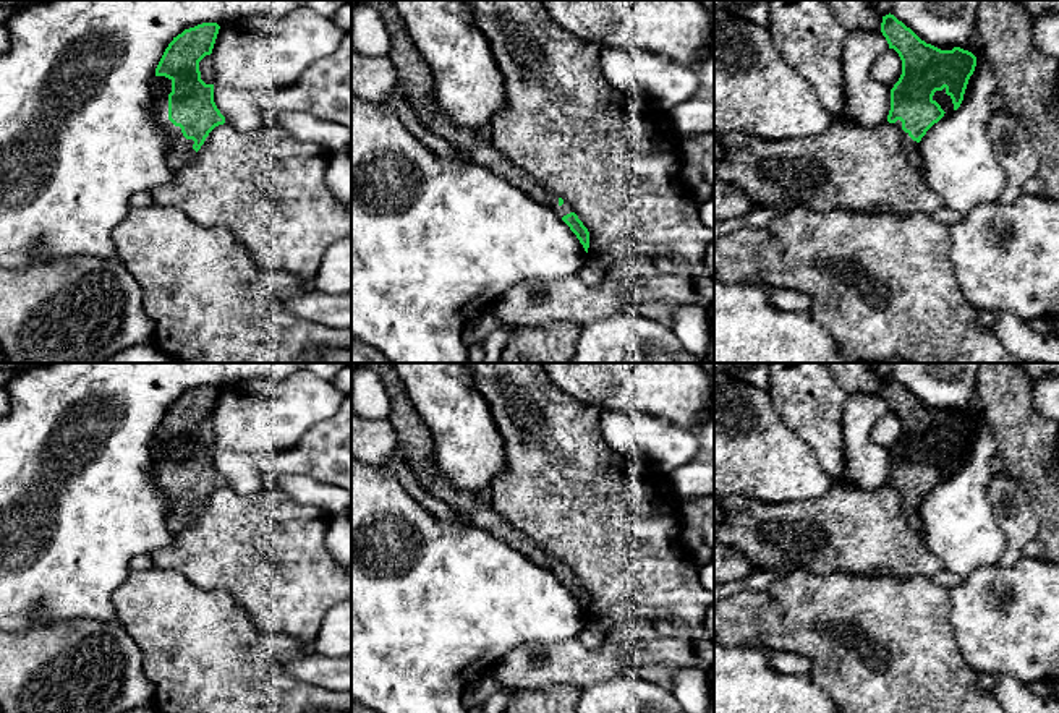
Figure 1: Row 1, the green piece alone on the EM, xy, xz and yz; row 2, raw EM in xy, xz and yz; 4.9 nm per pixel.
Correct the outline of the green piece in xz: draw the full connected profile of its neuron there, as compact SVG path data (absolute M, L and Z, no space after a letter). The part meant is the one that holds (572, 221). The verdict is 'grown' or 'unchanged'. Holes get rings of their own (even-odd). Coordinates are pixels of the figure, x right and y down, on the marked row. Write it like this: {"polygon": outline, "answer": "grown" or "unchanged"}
{"polygon": "M358 0L358 3L374 6L382 16L390 34L390 47L385 58L392 62L397 76L393 91L406 99L419 122L431 133L440 136L447 146L465 151L476 165L484 167L534 201L551 207L570 227L588 253L589 232L567 201L542 188L531 175L510 162L491 143L484 143L476 131L455 125L440 112L427 62L410 37L393 0Z", "answer": "grown"}

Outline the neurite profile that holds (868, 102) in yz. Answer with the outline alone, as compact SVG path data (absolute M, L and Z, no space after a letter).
M850 31L844 44L845 118L879 125L891 110L891 89L871 76L874 58L889 44L881 31Z

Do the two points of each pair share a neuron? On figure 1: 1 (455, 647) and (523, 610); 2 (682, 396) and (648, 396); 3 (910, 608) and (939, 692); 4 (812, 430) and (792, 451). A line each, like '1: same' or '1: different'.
1: same
2: same
3: same
4: different

